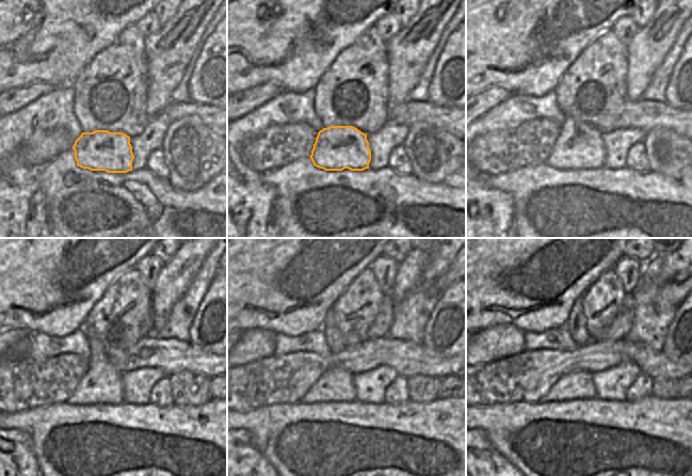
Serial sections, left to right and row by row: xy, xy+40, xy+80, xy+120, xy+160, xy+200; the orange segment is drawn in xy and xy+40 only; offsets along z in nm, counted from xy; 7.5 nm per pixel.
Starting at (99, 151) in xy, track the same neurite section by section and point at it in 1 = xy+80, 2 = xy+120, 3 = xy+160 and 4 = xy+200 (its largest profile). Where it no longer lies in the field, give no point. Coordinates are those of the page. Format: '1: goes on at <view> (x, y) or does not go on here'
1: goes on at xy+80 (579, 145)
2: goes on at xy+120 (101, 383)
3: goes on at xy+160 (336, 384)
4: goes on at xy+200 (576, 385)

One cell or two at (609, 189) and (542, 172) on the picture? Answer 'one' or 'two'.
one

